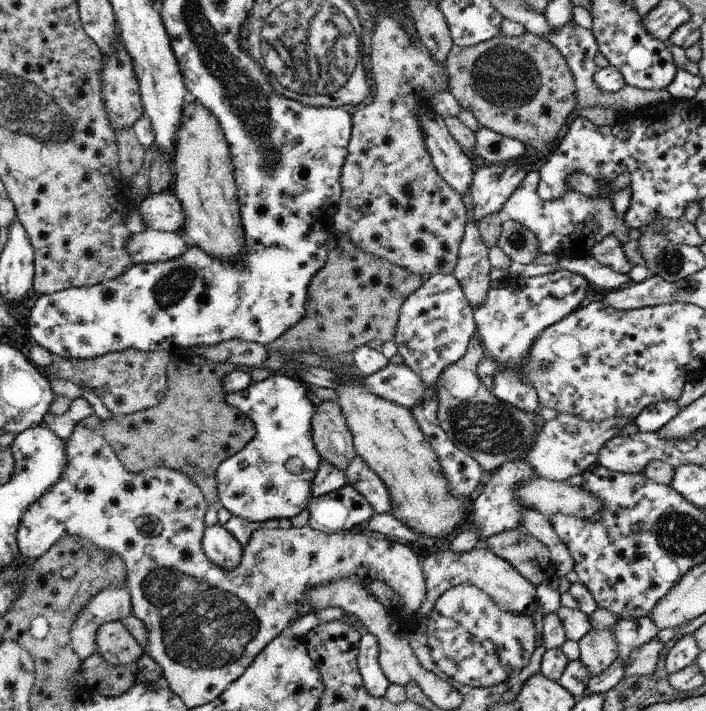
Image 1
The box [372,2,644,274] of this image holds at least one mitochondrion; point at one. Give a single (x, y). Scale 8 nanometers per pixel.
(502, 76)

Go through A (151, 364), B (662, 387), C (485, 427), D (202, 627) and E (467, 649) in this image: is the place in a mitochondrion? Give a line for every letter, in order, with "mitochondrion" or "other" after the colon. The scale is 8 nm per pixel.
A: other
B: other
C: mitochondrion
D: mitochondrion
E: mitochondrion

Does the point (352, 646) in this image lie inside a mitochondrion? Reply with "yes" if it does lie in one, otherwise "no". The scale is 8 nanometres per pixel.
no

